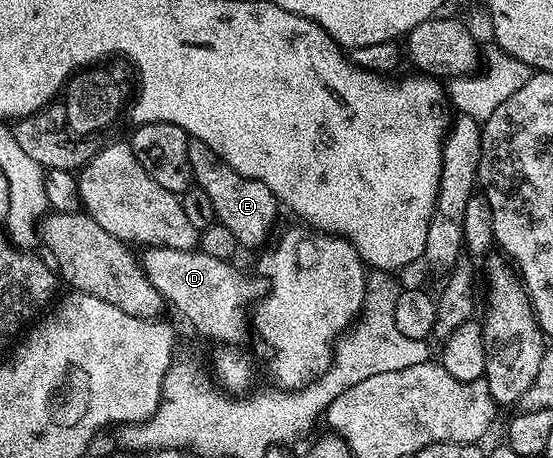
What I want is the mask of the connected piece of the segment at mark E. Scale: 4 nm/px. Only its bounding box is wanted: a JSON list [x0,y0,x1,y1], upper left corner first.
[187,139,279,248]

